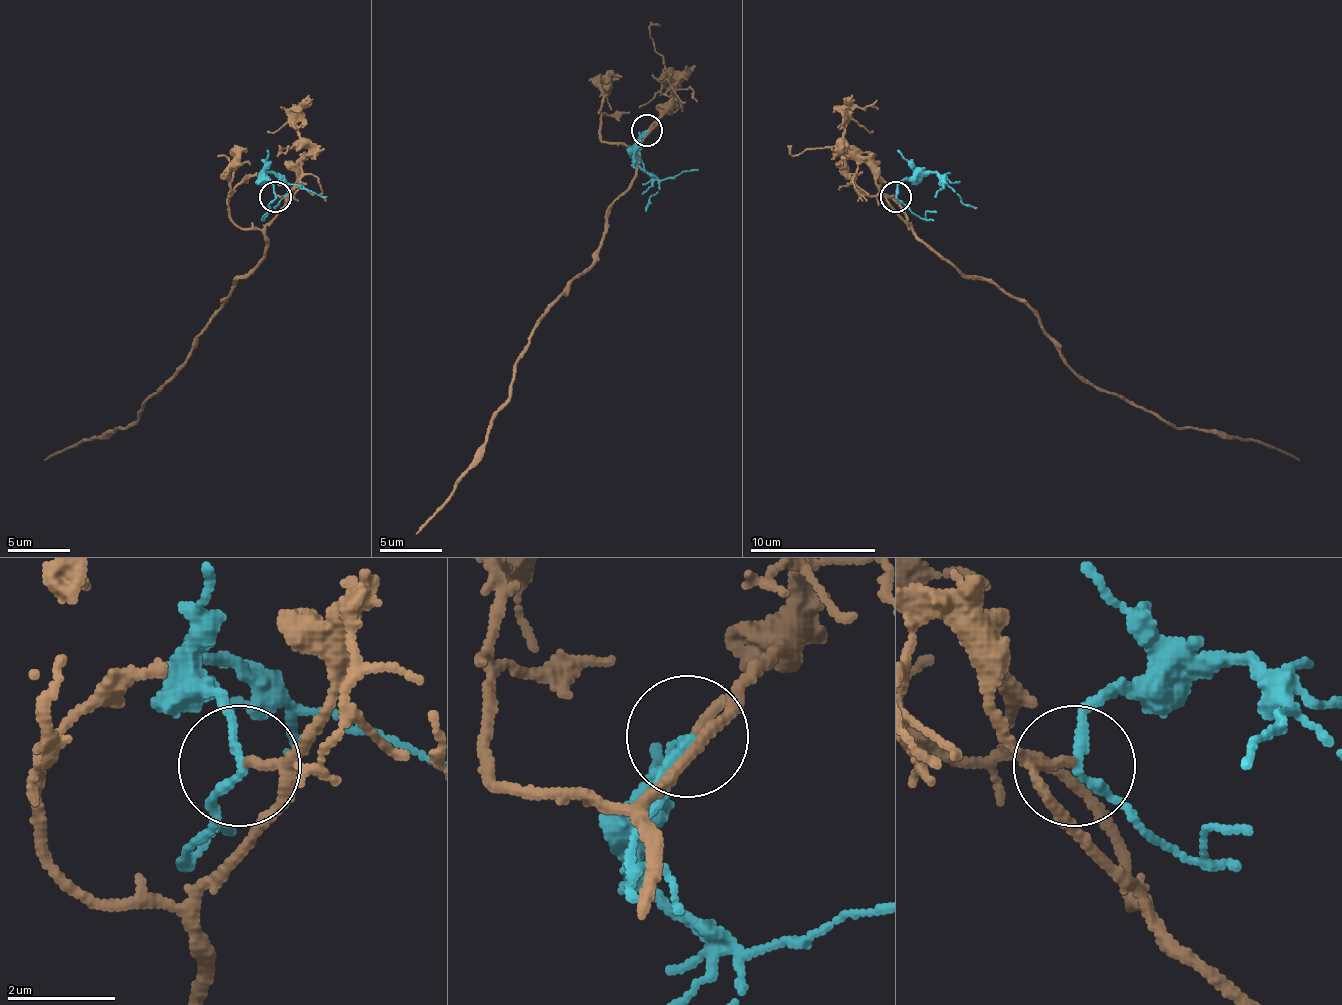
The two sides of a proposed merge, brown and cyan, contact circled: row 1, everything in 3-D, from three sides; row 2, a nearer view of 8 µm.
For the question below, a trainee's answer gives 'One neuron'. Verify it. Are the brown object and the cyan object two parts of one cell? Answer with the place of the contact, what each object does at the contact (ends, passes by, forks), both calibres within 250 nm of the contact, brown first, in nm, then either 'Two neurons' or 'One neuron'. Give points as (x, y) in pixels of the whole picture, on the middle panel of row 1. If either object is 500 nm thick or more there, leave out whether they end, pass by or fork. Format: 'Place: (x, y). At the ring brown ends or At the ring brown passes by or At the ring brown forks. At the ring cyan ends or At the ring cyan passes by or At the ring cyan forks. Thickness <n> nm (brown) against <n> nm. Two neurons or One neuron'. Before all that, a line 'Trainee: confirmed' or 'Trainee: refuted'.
Trainee: confirmed
Place: (647, 130). At the ring brown passes by. At the ring cyan passes by. Thickness 110 nm (brown) against 140 nm. One neuron

